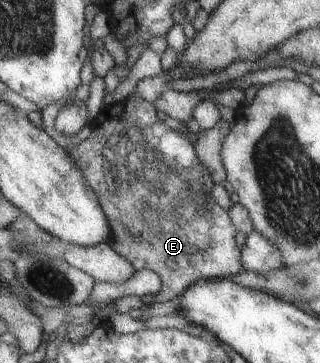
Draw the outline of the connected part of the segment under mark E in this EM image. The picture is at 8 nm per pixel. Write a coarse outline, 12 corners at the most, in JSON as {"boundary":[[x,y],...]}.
{"boundary":[[130,94],[70,155],[156,302],[242,272],[196,135]]}

